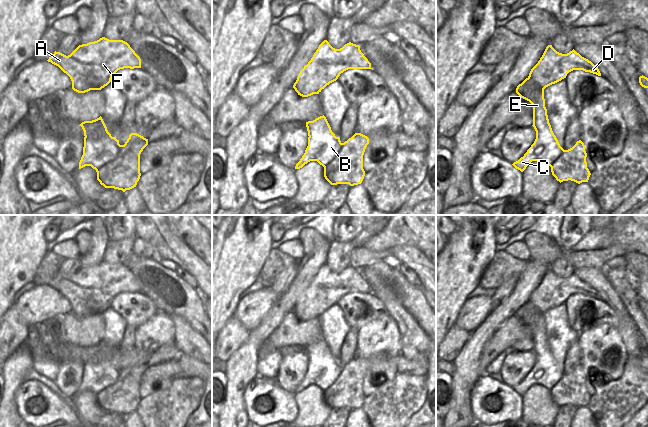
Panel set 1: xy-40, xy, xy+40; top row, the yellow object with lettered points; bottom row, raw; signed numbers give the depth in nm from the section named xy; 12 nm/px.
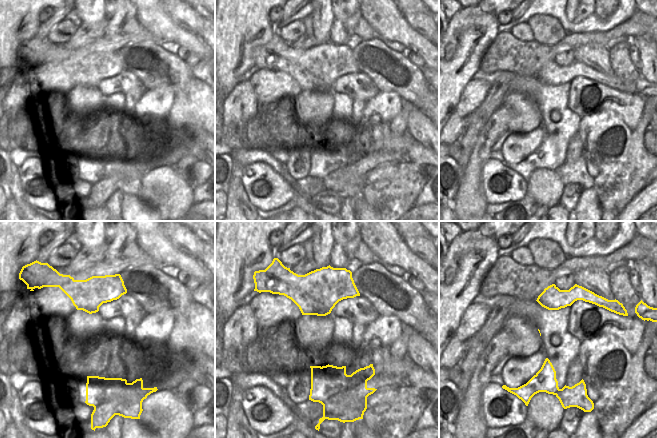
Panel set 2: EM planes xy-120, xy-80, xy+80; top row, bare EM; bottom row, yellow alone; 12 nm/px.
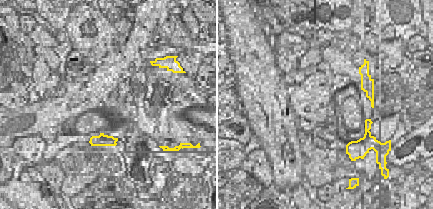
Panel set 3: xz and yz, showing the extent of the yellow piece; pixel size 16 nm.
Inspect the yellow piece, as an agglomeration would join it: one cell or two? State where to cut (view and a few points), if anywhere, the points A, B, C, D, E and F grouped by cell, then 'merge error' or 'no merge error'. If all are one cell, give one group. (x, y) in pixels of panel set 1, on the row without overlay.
xy+40 (519, 308), (531, 304), (543, 314) | A D F / B C E | merge error

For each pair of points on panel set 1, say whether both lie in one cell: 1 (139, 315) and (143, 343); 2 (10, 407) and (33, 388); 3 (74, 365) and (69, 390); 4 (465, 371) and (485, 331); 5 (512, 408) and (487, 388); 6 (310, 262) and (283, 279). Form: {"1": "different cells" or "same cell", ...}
{"1": "different cells", "2": "different cells", "3": "same cell", "4": "same cell", "5": "same cell", "6": "different cells"}

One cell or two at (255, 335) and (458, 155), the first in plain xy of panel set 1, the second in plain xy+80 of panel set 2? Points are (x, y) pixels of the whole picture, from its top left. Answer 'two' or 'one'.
two

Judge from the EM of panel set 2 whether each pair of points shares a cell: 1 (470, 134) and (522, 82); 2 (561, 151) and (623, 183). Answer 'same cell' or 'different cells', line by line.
1: different cells
2: different cells

